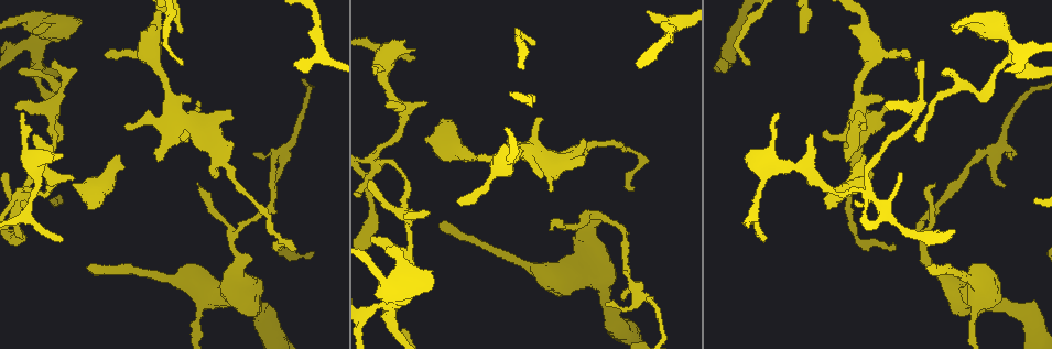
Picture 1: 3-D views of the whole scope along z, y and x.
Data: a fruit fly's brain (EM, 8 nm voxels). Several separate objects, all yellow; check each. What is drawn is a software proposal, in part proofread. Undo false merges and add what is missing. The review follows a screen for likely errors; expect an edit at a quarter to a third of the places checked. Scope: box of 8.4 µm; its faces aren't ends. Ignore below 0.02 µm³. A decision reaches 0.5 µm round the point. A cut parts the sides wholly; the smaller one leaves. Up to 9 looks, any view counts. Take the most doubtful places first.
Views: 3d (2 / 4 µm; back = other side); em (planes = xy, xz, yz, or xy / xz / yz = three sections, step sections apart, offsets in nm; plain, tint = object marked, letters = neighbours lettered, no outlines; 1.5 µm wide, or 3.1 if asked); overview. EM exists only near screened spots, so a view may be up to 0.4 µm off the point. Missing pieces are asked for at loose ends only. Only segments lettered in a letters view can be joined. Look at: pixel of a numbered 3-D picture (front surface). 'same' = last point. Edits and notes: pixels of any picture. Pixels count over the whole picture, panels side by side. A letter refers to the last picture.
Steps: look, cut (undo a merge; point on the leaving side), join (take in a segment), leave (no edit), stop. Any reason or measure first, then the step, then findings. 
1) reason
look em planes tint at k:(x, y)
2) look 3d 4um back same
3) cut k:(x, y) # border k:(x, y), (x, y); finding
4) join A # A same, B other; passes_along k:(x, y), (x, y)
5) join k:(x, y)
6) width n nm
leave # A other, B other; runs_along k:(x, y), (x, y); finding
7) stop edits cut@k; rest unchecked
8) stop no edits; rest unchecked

an open end
look 3d 4um at 1:(472, 159)

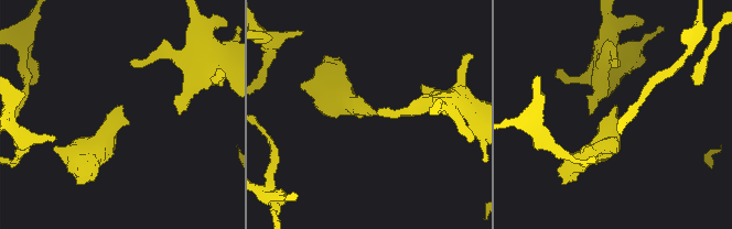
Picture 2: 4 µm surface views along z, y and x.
look em yz step 4 letters at 2:(615, 106)

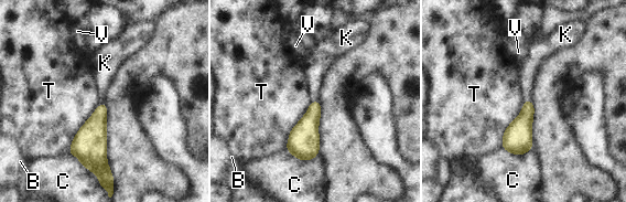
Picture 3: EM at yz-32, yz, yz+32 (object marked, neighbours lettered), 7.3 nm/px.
join K # B other, C other, K same, T other, V other; the neuron continues

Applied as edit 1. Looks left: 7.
redraw
look overview

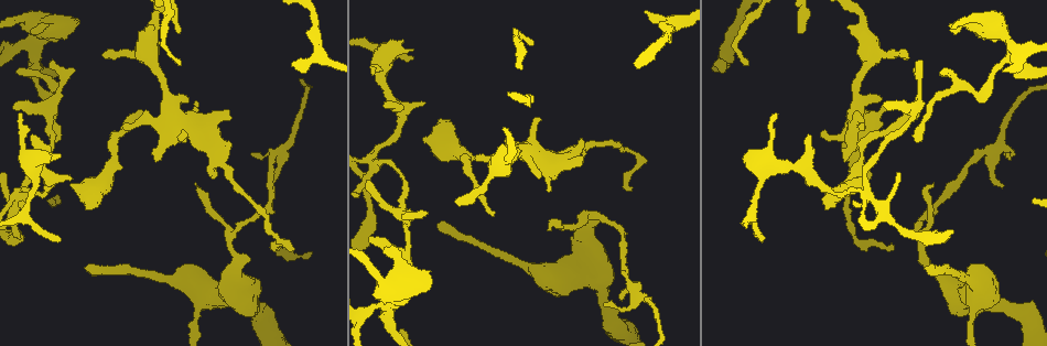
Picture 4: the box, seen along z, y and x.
branch stops here
look 3d 2um at 4:(436, 225)

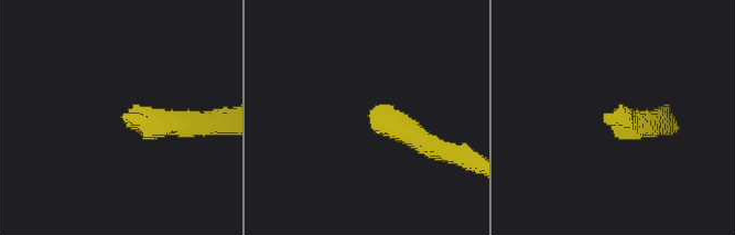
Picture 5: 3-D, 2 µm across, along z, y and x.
need the tissue
look em yz step 8 tint at 5:(608, 113)

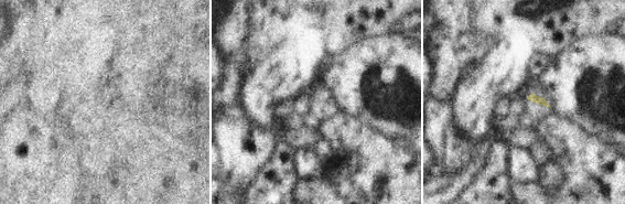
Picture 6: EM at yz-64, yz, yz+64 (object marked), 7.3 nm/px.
another direction
look em xz step 8 letters same

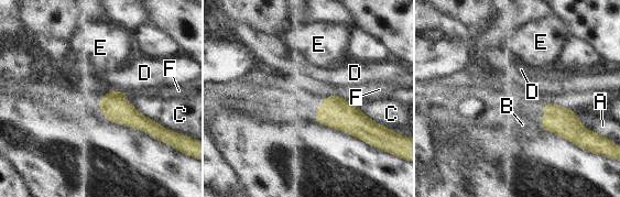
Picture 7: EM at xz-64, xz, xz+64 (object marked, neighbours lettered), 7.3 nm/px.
longest_contact C 500 nm
leave # A other, B other, C other, D other, E other, F other; runs_along 7:(104, 100), (165, 137); none of them fits

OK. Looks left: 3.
thin end
look em yz step 8 letters at 4:(621, 297)

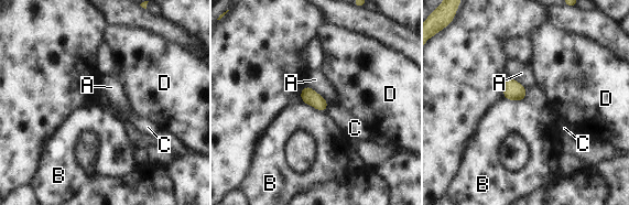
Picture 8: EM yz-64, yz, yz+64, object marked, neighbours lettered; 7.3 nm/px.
look em planes letters same

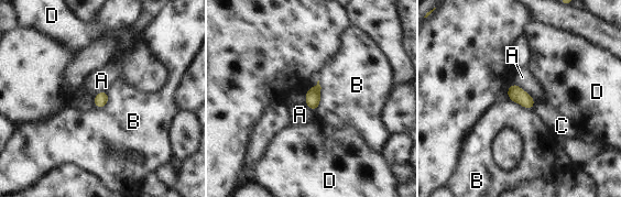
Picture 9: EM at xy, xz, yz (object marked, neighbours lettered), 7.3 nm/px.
width 100 nm; longest_contact B 240 nm
leave # A other, B other, C other, D other; no lettered segment goes on from it

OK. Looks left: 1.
an open end
look em planes letters at 4:(230, 116)

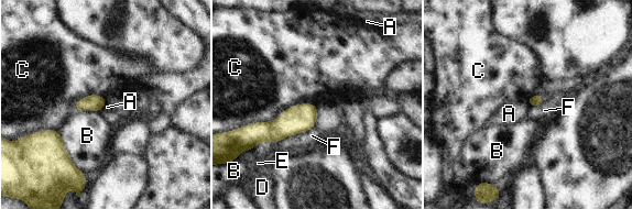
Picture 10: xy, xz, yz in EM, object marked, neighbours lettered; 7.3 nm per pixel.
leave # A other, B other, C other, D other, E other, F other; border 10:(316, 105), (243, 127); none of them fits

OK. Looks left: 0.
stop edits join@3; rest unchecked

